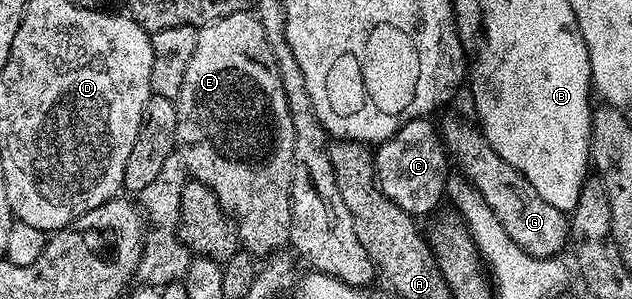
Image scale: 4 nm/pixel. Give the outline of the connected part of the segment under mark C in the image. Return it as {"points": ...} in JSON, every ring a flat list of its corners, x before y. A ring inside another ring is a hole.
{"points":[[421,117,402,125,398,133,379,144,374,151,376,162,376,186,382,193,393,196,412,209,427,206,445,193,450,176,450,156,444,150,444,141,435,122]]}

